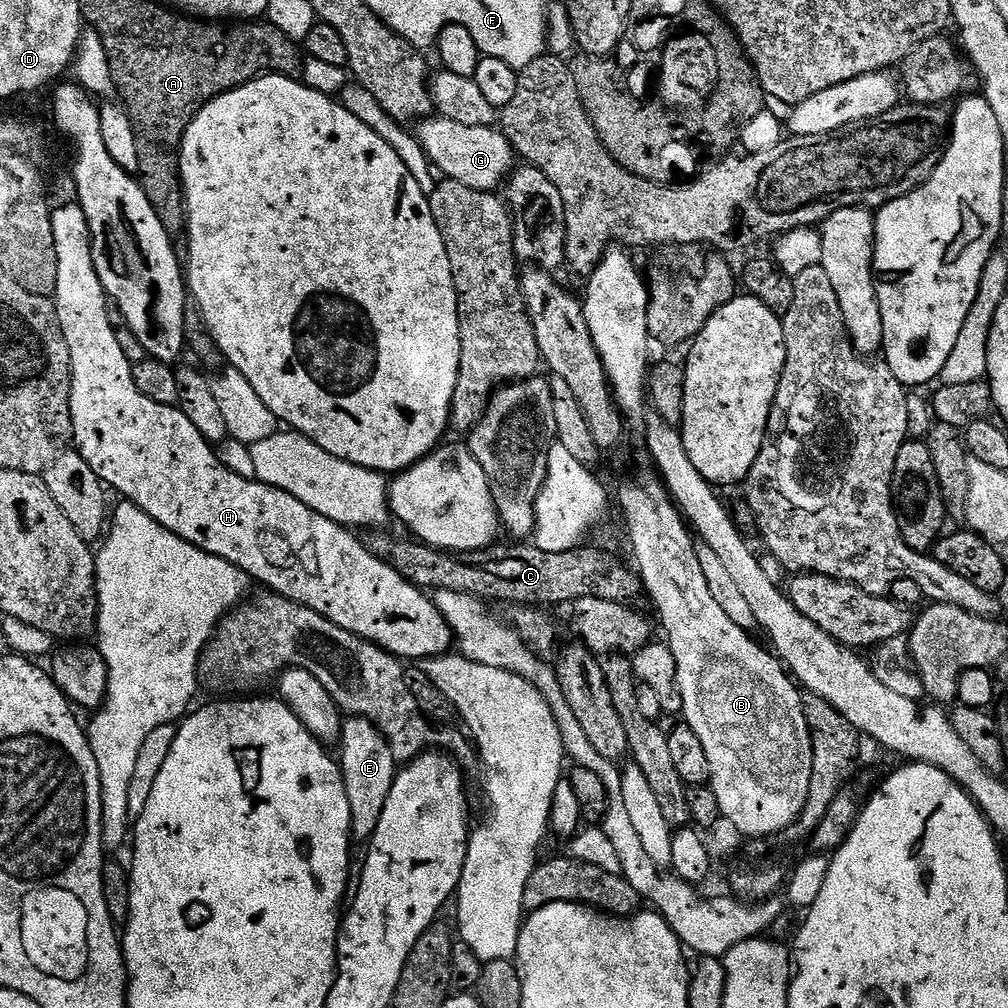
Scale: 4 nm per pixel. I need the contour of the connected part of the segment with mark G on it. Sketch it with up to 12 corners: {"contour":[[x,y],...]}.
{"contour":[[428,118],[414,135],[441,177],[499,189],[514,149],[499,127]]}

